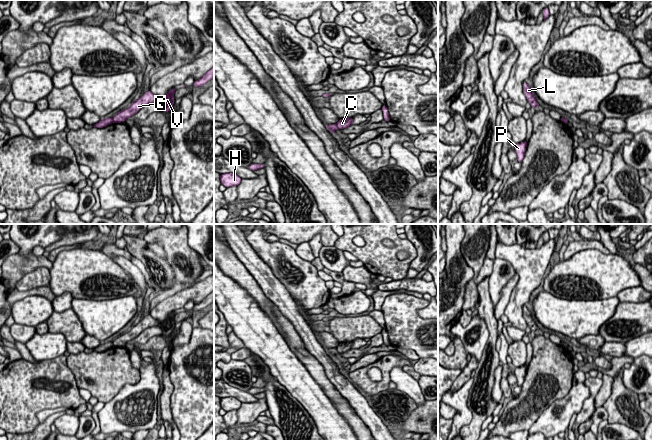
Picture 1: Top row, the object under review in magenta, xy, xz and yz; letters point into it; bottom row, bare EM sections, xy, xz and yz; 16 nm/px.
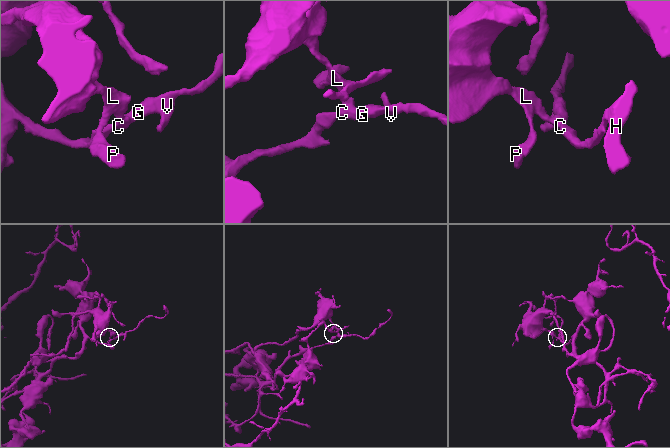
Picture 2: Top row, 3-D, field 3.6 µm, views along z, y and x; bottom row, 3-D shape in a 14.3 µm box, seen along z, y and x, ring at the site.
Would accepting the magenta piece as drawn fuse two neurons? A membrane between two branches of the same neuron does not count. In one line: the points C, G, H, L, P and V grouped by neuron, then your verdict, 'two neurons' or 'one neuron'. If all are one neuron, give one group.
C G L P V / H; two neurons

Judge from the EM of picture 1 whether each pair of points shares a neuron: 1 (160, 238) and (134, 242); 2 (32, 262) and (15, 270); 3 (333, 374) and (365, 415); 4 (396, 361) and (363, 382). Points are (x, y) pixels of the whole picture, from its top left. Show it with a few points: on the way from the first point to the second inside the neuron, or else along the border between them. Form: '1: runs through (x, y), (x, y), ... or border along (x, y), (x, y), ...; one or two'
1: border along (142, 238), (147, 242); two
2: runs through (28, 264), (19, 266); one
3: runs through (342, 384), (360, 405); one
4: runs through (385, 364), (369, 366), (364, 371); one

